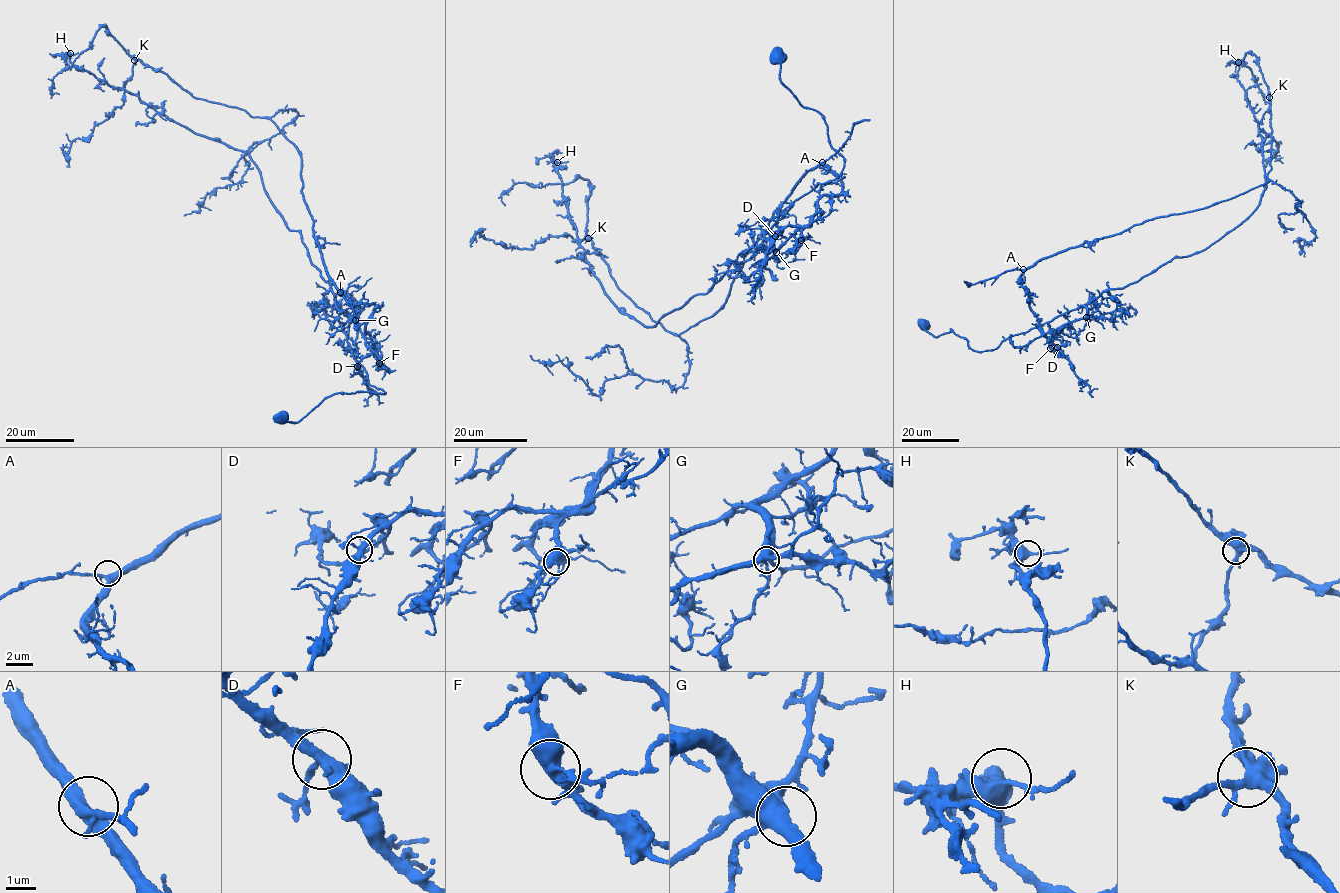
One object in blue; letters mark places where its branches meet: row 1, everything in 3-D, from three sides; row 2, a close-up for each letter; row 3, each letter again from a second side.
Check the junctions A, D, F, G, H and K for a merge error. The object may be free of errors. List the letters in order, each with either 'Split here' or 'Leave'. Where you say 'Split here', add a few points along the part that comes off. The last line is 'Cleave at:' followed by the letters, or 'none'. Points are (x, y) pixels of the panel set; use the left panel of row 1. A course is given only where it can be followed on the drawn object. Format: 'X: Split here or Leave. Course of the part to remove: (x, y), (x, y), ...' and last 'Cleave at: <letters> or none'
A: Leave
D: Leave
F: Split here. Course of the part to remove: (379, 362), (374, 304), (336, 289), (302, 160), (269, 118), (195, 98), (105, 26), (53, 78), (59, 94)
G: Leave
H: Leave
K: Leave
Cleave at: F

